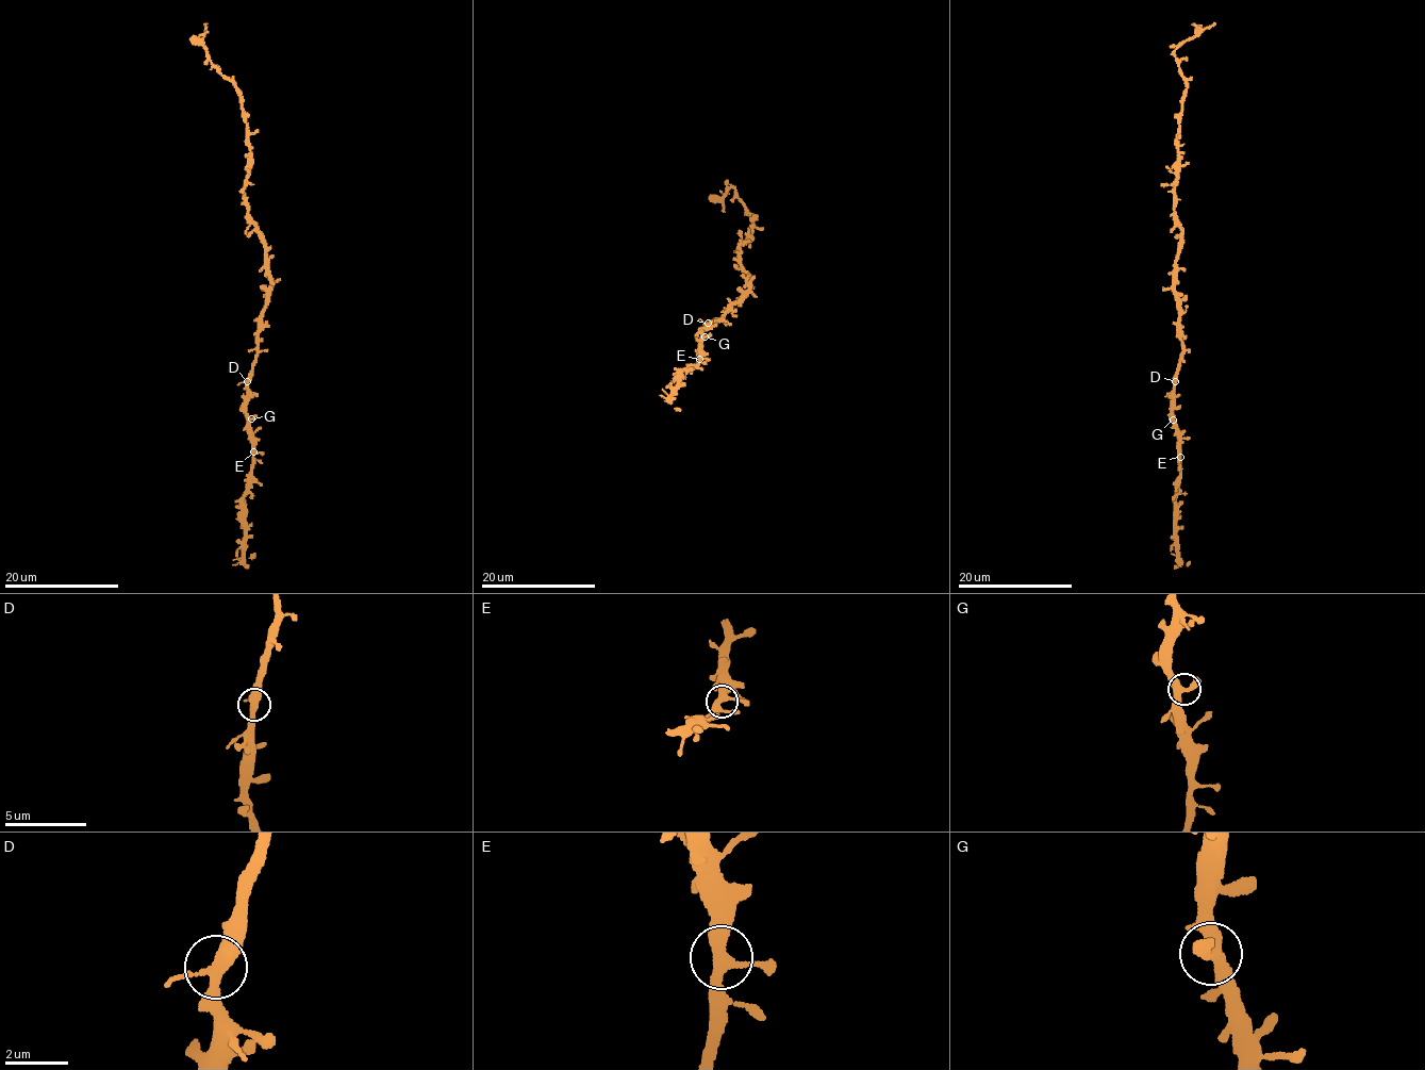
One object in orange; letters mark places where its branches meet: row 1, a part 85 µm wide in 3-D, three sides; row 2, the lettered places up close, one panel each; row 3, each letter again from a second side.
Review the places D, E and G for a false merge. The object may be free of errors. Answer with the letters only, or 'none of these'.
none of these

